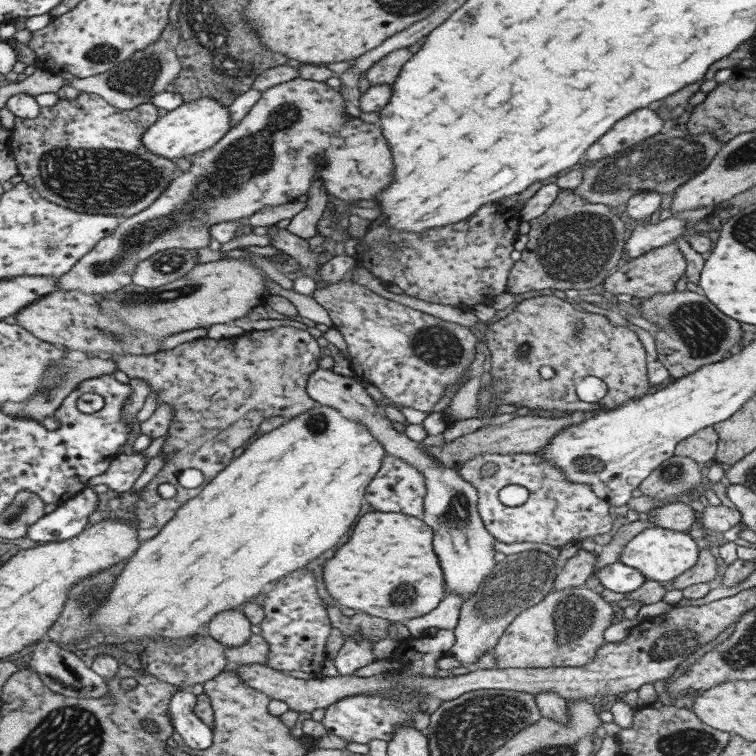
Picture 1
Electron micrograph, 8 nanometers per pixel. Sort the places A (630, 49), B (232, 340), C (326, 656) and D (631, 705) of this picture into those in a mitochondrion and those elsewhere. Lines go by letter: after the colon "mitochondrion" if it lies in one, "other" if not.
A: other
B: other
C: other
D: other

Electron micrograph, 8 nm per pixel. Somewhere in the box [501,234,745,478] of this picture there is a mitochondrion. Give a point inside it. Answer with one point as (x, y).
(702, 331)

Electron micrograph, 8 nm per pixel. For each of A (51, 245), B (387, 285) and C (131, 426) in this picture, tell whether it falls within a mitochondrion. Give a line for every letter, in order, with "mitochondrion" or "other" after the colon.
A: mitochondrion
B: other
C: other

